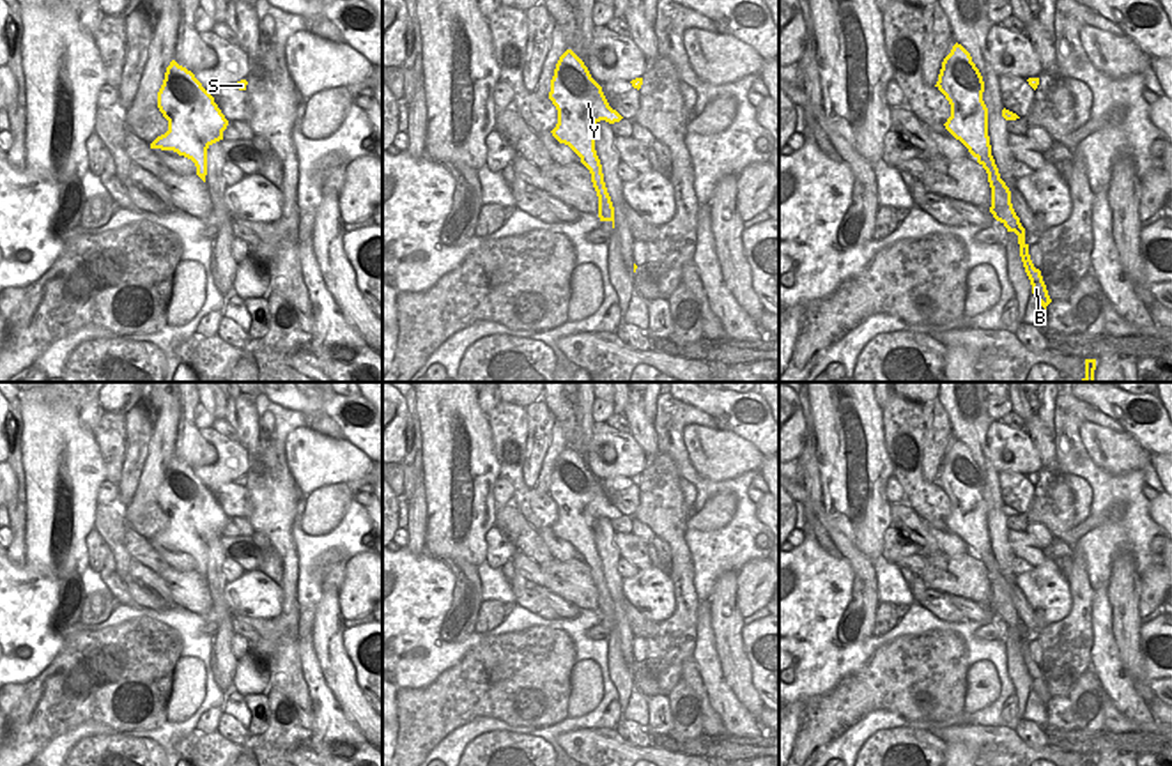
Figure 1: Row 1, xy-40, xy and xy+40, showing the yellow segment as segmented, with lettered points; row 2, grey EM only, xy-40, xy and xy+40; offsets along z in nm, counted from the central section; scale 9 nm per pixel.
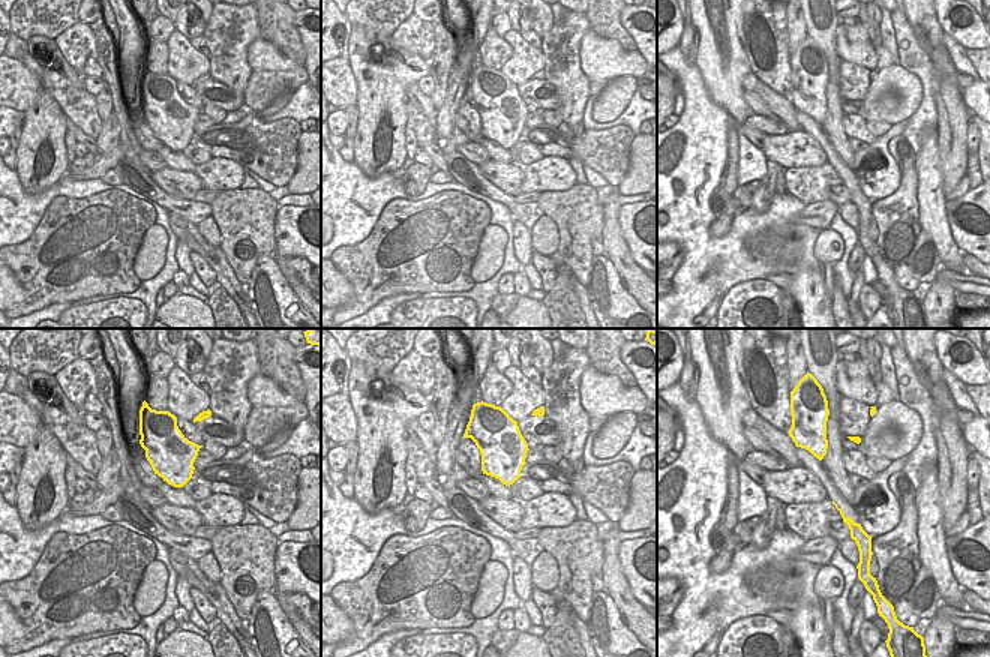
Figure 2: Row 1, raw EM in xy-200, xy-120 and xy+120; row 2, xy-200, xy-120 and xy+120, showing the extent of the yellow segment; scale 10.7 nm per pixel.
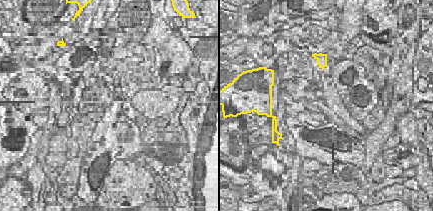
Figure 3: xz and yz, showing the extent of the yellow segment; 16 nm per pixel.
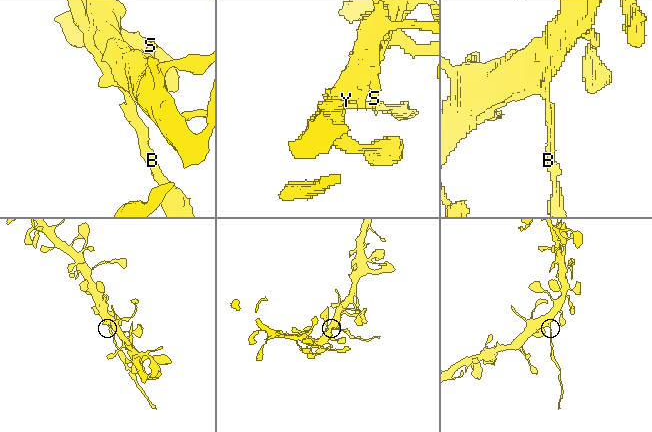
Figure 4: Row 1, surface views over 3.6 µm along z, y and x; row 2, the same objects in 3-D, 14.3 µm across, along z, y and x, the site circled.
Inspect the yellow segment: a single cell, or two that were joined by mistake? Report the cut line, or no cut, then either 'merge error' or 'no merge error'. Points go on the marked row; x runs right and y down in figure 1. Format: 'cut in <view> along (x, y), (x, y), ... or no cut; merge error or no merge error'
cut in xy+40 along (999, 176), (999, 183), (992, 188); merge error

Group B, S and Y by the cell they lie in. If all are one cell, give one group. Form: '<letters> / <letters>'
B / S Y

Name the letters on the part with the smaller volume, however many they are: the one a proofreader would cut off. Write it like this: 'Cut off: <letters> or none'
Cut off: B

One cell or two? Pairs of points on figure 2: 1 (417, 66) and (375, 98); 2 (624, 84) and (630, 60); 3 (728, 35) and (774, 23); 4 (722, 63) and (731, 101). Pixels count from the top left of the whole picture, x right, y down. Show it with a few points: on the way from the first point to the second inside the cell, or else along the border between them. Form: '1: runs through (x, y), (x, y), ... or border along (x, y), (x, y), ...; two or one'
1: runs through (408, 71), (402, 71), (386, 87); one
2: border along (636, 78), (615, 77), (606, 83); two
3: border along (743, 15), (744, 51), (750, 65); two
4: runs through (723, 72), (726, 92); one

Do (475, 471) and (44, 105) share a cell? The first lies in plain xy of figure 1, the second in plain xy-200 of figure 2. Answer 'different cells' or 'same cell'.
same cell

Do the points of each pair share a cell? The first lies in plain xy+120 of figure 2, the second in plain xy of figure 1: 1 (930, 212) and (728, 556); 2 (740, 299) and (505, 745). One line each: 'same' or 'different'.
1: different
2: same

